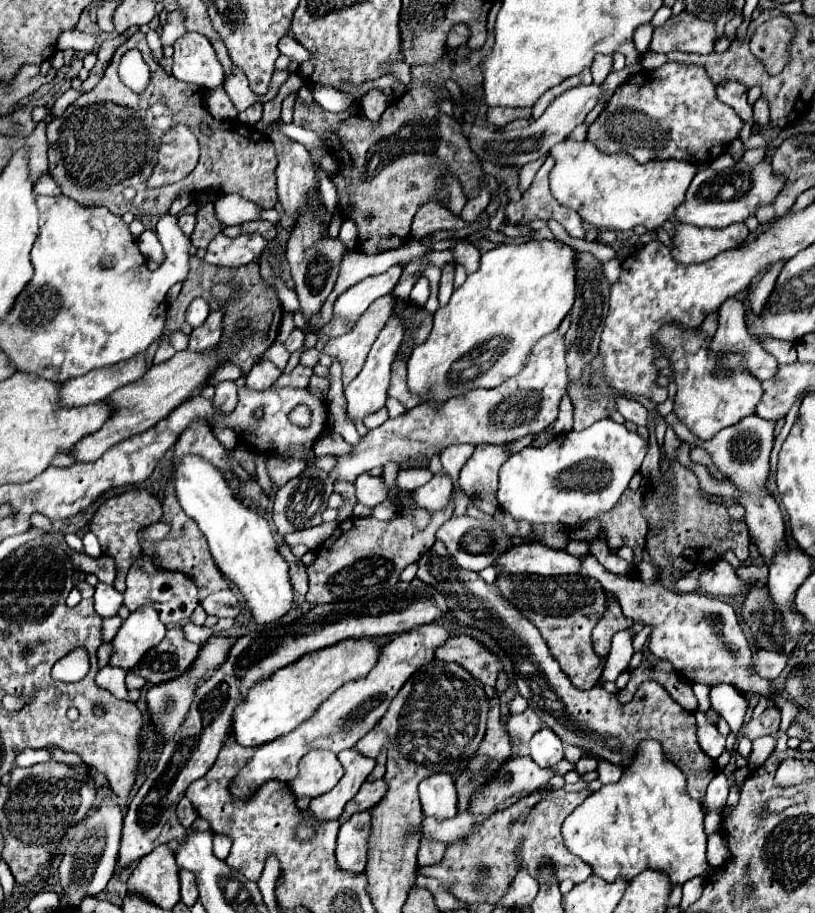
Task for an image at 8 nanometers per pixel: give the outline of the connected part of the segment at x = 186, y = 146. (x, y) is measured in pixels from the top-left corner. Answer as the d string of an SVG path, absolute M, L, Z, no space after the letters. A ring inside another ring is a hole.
M173 127L161 141L157 165L153 169L149 188L158 188L183 179L193 171L199 159L199 145L195 135L185 127Z

